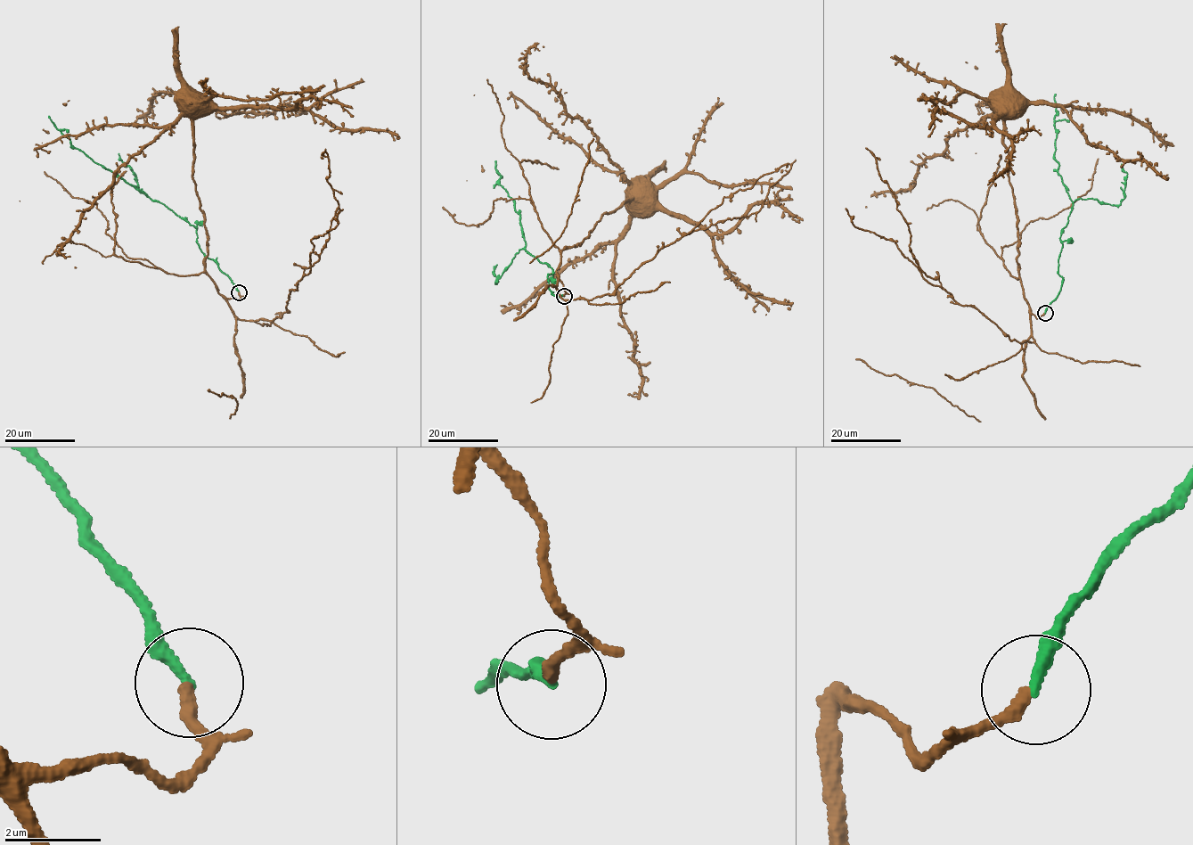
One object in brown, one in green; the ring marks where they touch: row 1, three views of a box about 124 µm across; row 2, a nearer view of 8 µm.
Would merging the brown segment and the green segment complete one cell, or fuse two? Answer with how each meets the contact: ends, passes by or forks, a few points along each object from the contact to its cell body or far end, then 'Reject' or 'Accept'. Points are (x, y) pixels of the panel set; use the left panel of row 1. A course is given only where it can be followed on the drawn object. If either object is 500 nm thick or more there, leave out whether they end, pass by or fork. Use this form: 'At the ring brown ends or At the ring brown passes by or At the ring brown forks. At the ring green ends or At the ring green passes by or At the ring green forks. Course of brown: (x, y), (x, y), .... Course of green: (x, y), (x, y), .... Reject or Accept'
At the ring brown ends. At the ring green ends. Course of brown: (239, 291), (227, 299), (218, 292), (205, 269), (193, 122), (182, 111), (180, 91). Course of green: (239, 291), (214, 261), (201, 251), (197, 242), (196, 228), (73, 147), (48, 115). Accept

